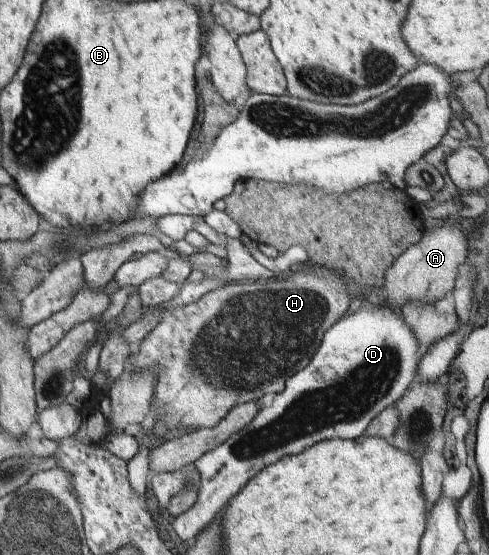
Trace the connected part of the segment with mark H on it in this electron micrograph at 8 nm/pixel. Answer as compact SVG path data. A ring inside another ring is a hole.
M304 264L292 270L287 278L278 279L273 277L272 279L227 283L223 288L217 288L212 292L207 292L203 298L197 302L187 304L187 306L183 308L175 307L171 308L171 310L163 310L163 312L161 312L161 322L151 327L152 329L149 331L149 334L144 337L141 346L139 346L139 352L137 352L135 356L131 355L128 357L133 372L143 372L143 370L155 370L155 372L157 372L157 382L155 382L155 392L153 392L152 399L152 404L155 405L155 412L157 412L156 437L163 436L168 428L214 428L225 416L228 416L229 412L235 406L241 406L241 404L251 401L256 402L262 398L267 391L273 393L282 392L286 385L285 381L309 365L312 356L315 355L315 352L319 349L323 341L325 332L346 315L351 303L346 286L347 282L341 277L341 269L338 269L336 272L331 272L331 270L324 265L313 266L312 264Z

